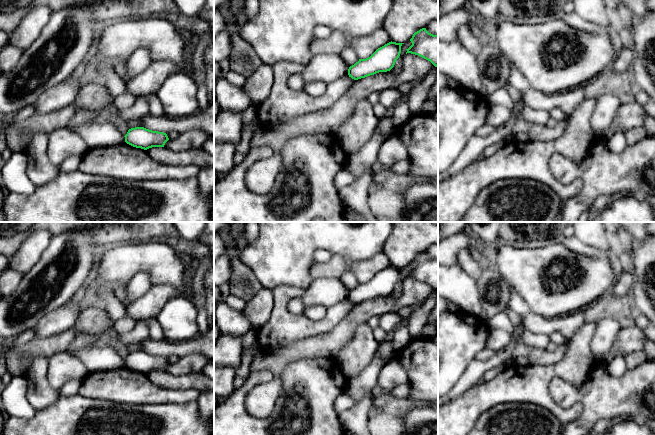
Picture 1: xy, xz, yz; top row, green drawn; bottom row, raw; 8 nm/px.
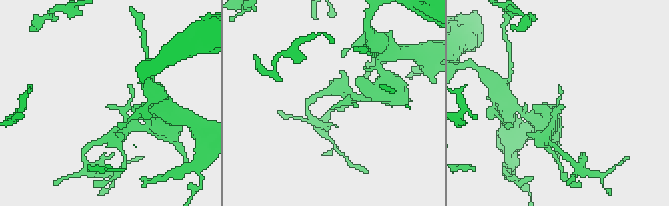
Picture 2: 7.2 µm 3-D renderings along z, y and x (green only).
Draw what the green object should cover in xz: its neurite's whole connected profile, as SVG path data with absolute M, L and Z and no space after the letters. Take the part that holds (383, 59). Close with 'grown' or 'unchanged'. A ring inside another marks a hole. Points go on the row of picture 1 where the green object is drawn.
M391 41L378 48L370 57L359 59L358 62L349 67L349 77L358 80L379 72L390 71L400 56L403 44Z; unchanged

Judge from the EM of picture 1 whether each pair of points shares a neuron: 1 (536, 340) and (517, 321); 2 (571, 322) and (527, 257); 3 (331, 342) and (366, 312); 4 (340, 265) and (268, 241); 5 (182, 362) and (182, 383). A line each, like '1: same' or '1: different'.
1: same
2: different
3: same
4: different
5: different

